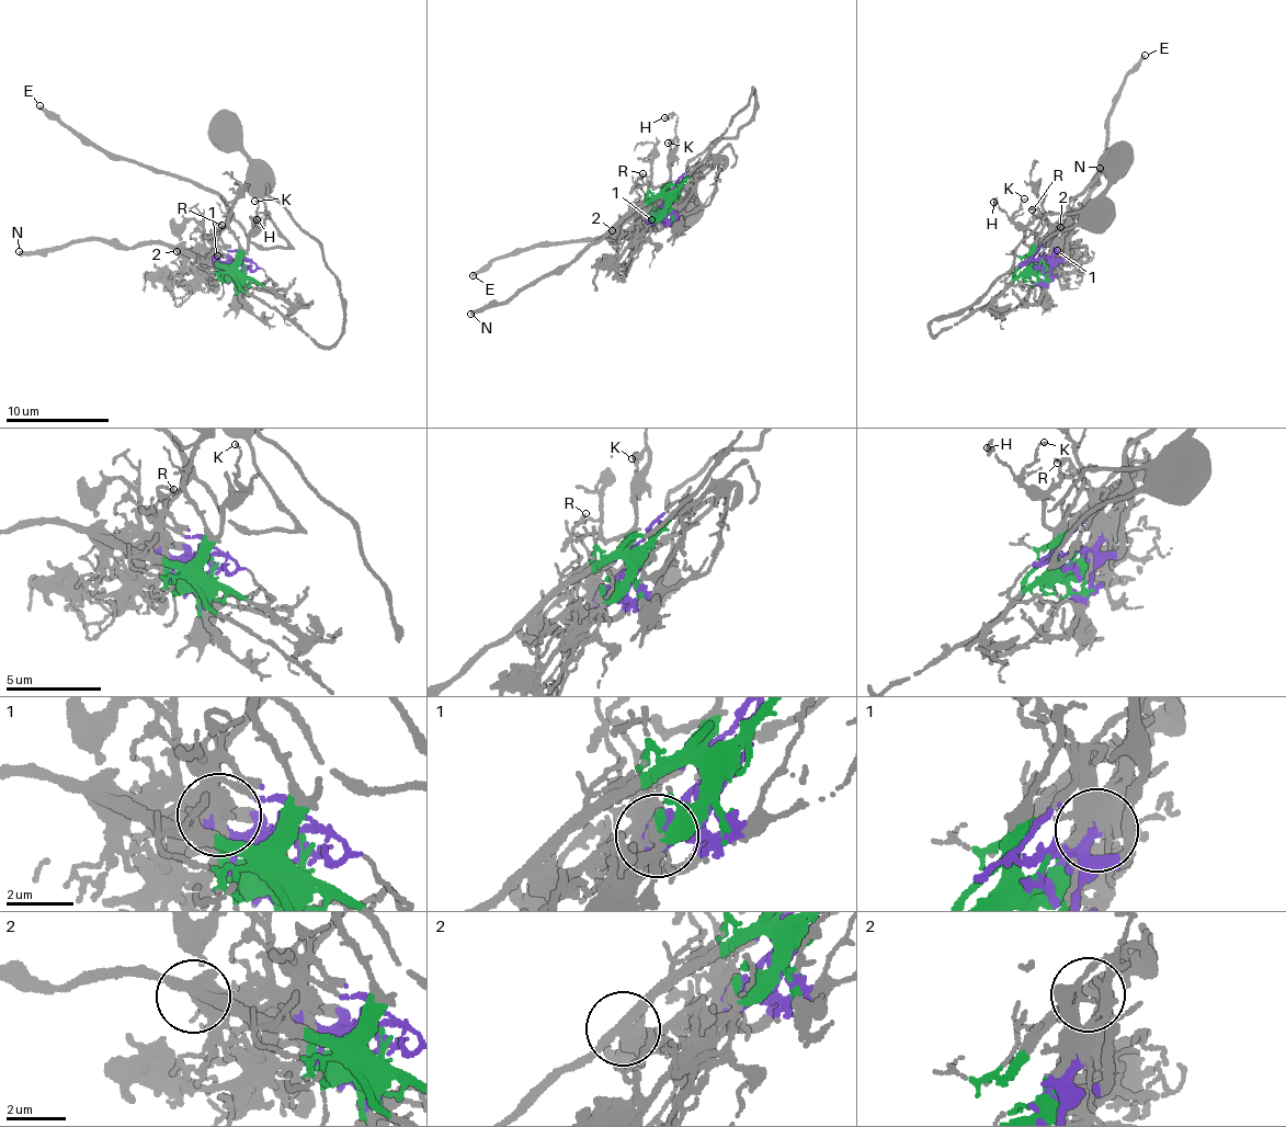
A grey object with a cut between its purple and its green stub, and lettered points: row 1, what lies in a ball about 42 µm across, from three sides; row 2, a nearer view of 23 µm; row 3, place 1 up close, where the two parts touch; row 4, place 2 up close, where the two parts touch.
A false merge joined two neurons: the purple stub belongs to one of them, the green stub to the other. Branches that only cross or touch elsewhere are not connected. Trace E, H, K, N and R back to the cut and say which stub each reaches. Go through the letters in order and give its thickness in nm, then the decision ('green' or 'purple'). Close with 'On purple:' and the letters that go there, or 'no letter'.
E: calibre 240 nm; purple
H: calibre 130 nm; green
K: calibre 60 nm; green
N: calibre 320 nm; green
R: calibre 130 nm; purple
On purple: E, R

